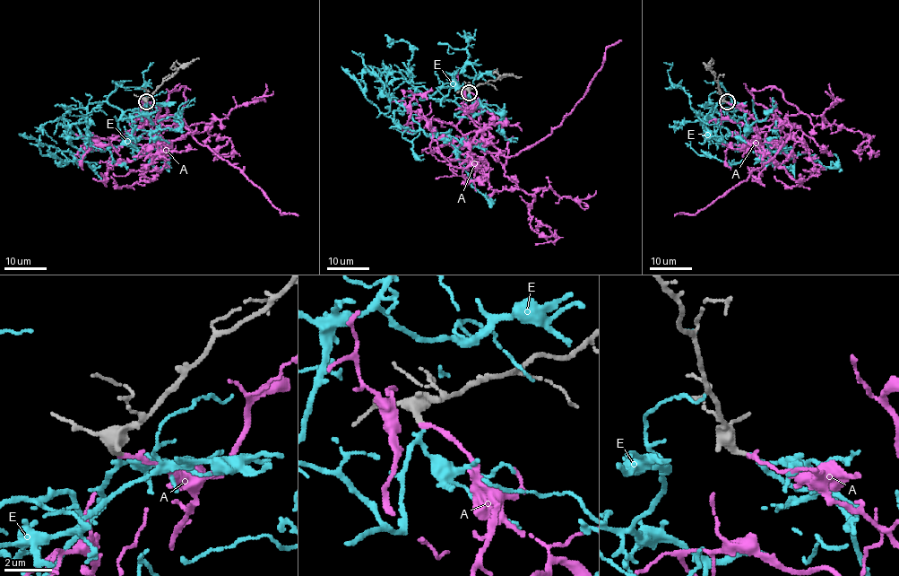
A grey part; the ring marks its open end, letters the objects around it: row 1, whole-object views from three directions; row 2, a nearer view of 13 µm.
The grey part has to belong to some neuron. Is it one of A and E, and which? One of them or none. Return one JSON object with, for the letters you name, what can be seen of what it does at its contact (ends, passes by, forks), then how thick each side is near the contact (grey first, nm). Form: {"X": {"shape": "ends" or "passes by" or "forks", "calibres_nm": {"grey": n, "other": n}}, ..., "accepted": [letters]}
{"E": {"shape": "passes by", "calibres_nm": {"grey": 360, "other": 130}}, "accepted": ["E"]}

